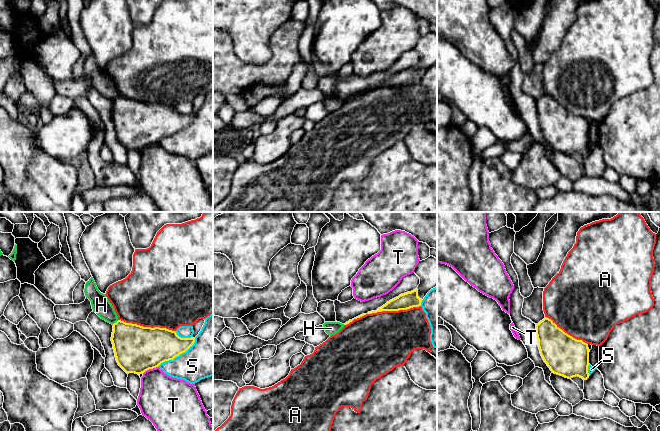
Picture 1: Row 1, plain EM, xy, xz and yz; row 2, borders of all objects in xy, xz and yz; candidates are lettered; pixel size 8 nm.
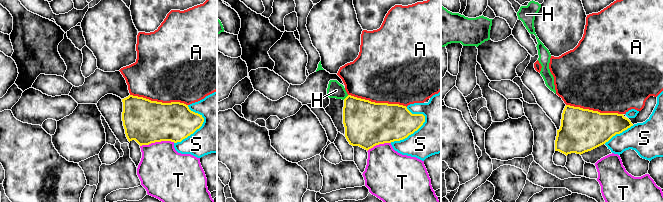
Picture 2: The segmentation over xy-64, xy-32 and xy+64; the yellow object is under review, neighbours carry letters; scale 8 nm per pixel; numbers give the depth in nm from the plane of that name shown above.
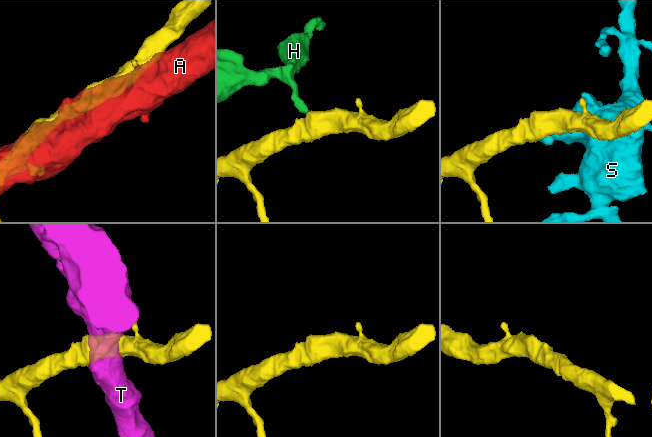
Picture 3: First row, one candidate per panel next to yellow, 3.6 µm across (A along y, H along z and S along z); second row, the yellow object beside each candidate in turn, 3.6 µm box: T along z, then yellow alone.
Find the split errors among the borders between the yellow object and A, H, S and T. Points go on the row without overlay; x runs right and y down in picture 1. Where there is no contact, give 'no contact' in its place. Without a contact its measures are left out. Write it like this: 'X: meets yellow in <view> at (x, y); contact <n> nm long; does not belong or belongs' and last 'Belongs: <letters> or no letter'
A: meets yellow in xz at (382, 86); contact 650 nm long; does not belong
H: meets yellow in xy at (116, 98); contact 70 nm long; does not belong
S: meets yellow in xy at (177, 131); contact 380 nm long; does not belong
T: meets yellow in xy at (150, 144); contact 130 nm long; does not belong
Belongs: no letter

